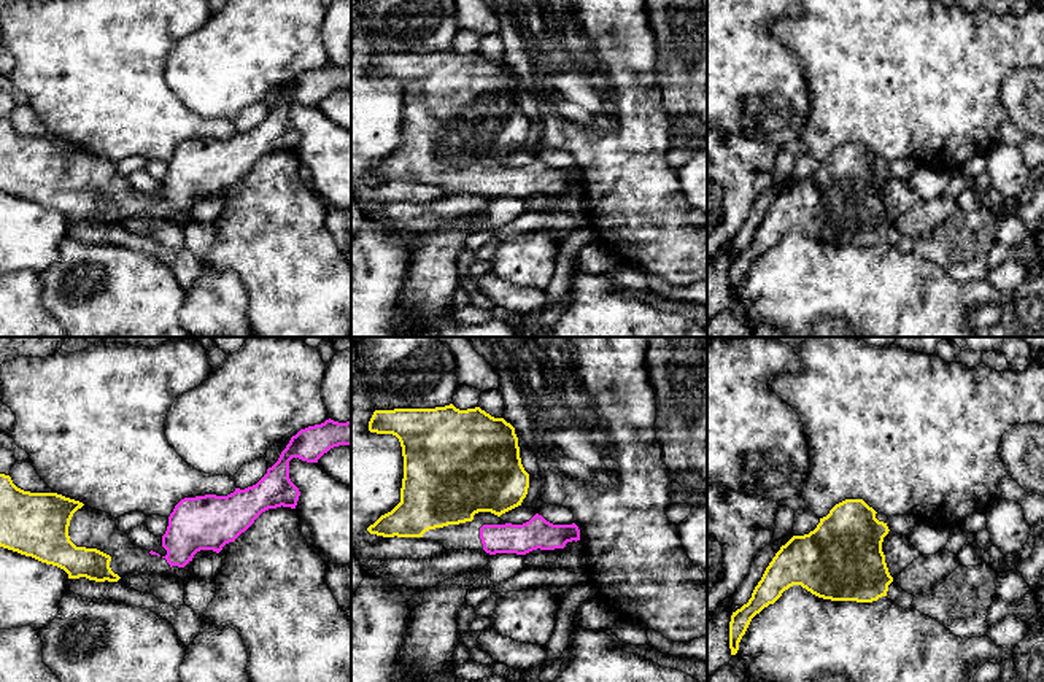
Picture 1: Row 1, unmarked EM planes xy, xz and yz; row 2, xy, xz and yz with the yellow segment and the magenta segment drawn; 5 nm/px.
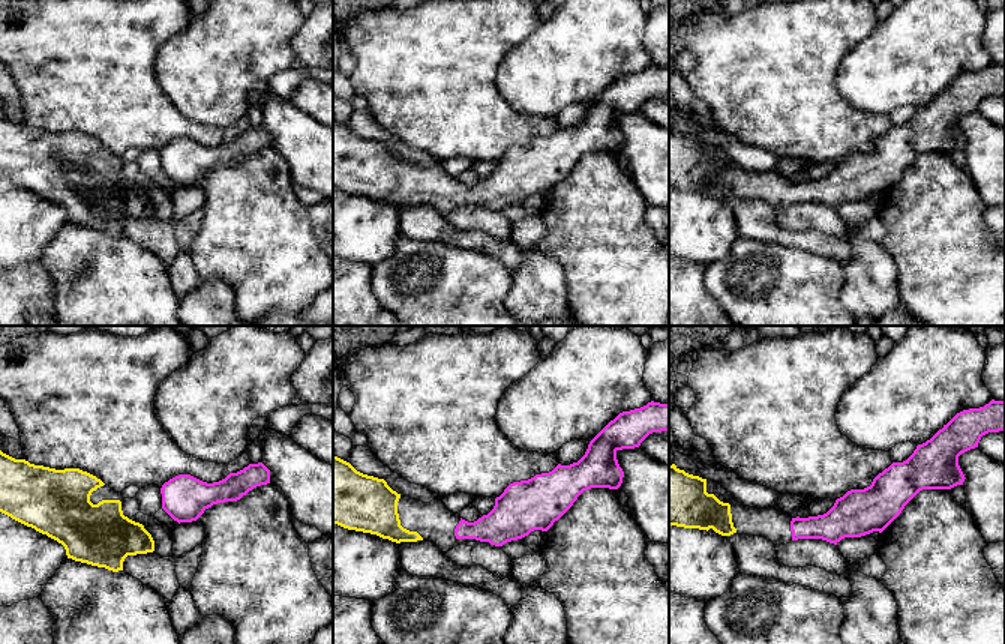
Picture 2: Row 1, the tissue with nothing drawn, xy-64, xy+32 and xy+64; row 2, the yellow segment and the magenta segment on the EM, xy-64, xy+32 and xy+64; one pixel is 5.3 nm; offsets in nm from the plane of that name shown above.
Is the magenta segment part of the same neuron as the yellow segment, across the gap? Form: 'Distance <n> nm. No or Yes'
Distance 50 nm. Yes

